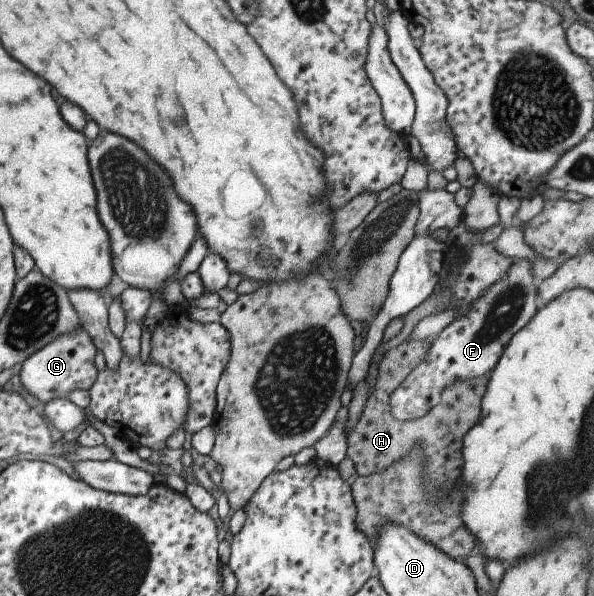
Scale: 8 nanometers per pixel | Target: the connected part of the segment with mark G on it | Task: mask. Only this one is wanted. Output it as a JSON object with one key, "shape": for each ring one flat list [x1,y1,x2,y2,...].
{"shape":[[81,325,75,334,59,337,27,359,19,374,21,383,29,394,45,404,58,398,67,398,74,390,88,391,99,373,94,363,97,353,96,346]]}

